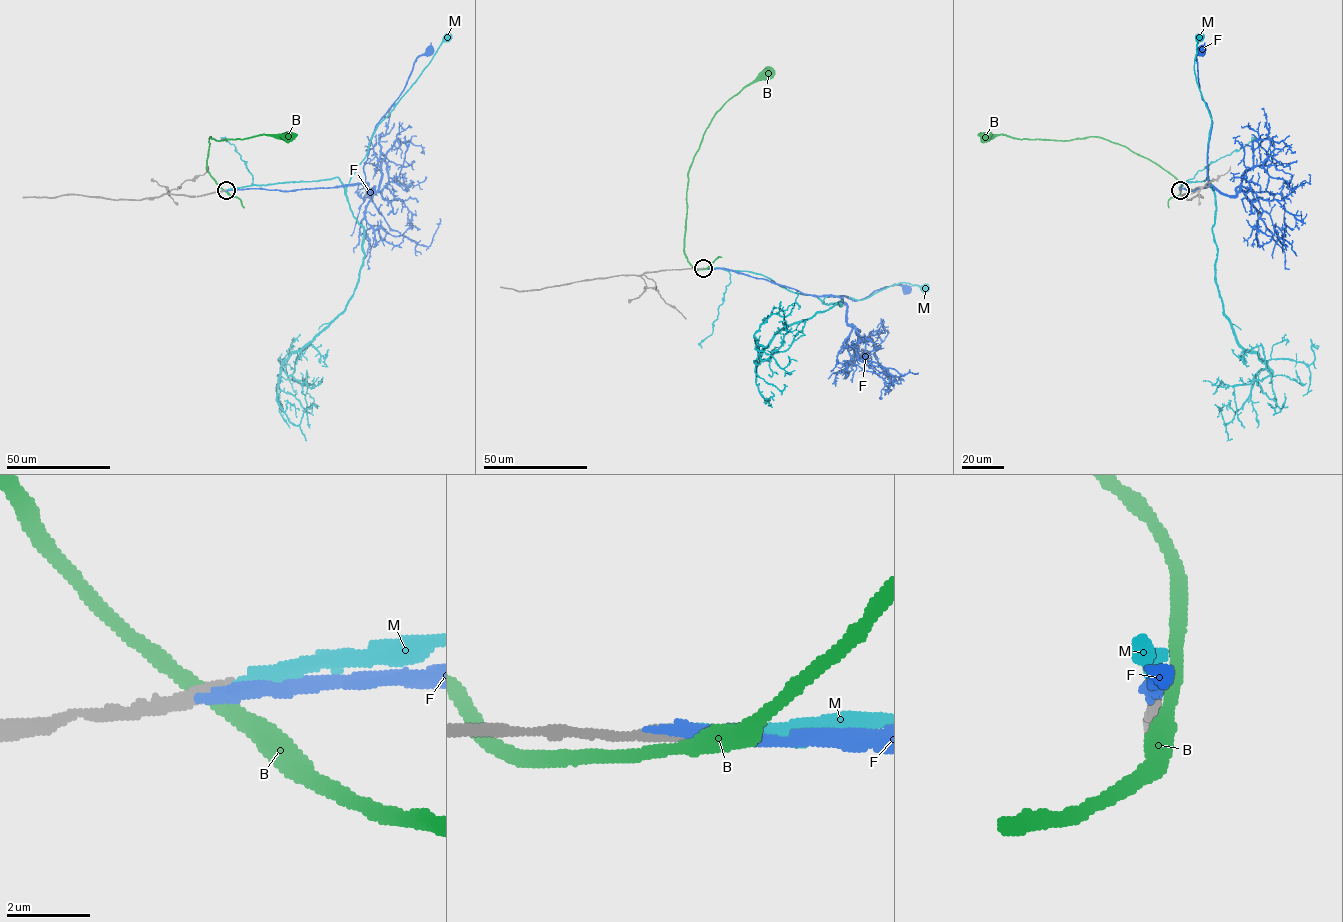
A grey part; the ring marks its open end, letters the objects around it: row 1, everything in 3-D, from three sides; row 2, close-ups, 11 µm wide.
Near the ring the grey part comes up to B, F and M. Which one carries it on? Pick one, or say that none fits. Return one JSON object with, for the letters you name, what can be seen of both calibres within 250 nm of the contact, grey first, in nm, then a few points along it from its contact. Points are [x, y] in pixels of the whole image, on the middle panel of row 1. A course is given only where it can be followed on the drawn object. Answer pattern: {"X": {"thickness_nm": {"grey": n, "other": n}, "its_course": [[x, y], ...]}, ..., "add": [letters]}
{"M": {"thickness_nm": {"grey": 300, "other": 280}, "its_course": [[703, 268], [761, 274], [794, 292], [823, 301], [843, 296], [863, 300], [900, 283], [925, 287]]}, "add": ["M"]}

